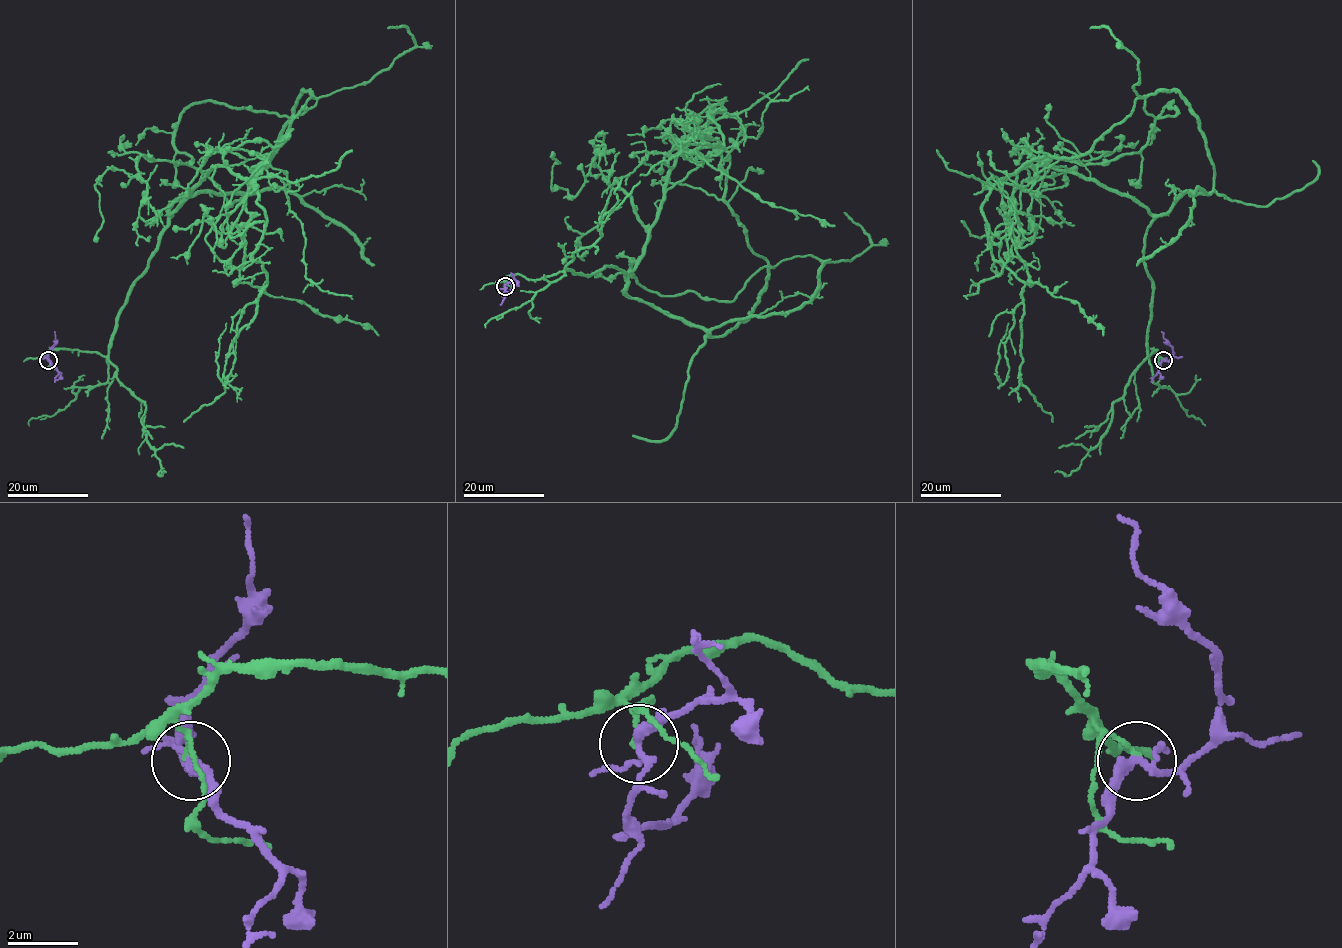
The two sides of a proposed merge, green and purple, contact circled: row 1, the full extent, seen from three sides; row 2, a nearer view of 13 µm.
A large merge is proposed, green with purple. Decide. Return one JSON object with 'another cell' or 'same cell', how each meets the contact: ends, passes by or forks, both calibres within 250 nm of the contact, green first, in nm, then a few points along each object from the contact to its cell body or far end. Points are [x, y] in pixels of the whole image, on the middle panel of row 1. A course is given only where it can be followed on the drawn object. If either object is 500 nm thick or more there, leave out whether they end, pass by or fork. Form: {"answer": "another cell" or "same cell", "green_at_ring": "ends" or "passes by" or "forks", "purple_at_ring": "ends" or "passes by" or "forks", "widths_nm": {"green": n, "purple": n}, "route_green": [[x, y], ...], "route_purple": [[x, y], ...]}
{"answer": "another cell", "green_at_ring": "ends", "purple_at_ring": "forks", "widths_nm": {"green": 120, "purple": 240}, "route_green": [[504, 285], [614, 266], [720, 336], [773, 267], [645, 288], [632, 199], [595, 158], [552, 188], [553, 154]], "route_purple": [[505, 285], [504, 295], [507, 296], [511, 291], [511, 283]]}

